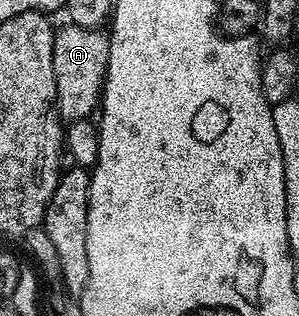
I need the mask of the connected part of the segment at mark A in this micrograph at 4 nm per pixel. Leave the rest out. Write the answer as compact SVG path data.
M67 22L64 23L64 28L61 27L55 33L55 41L53 42L53 82L57 82L57 98L55 99L55 106L59 110L60 117L64 121L72 122L77 119L88 119L96 111L97 105L101 100L101 93L103 91L103 79L107 73L107 59L109 58L109 36L106 31L100 30L98 28L82 28L76 24Z

